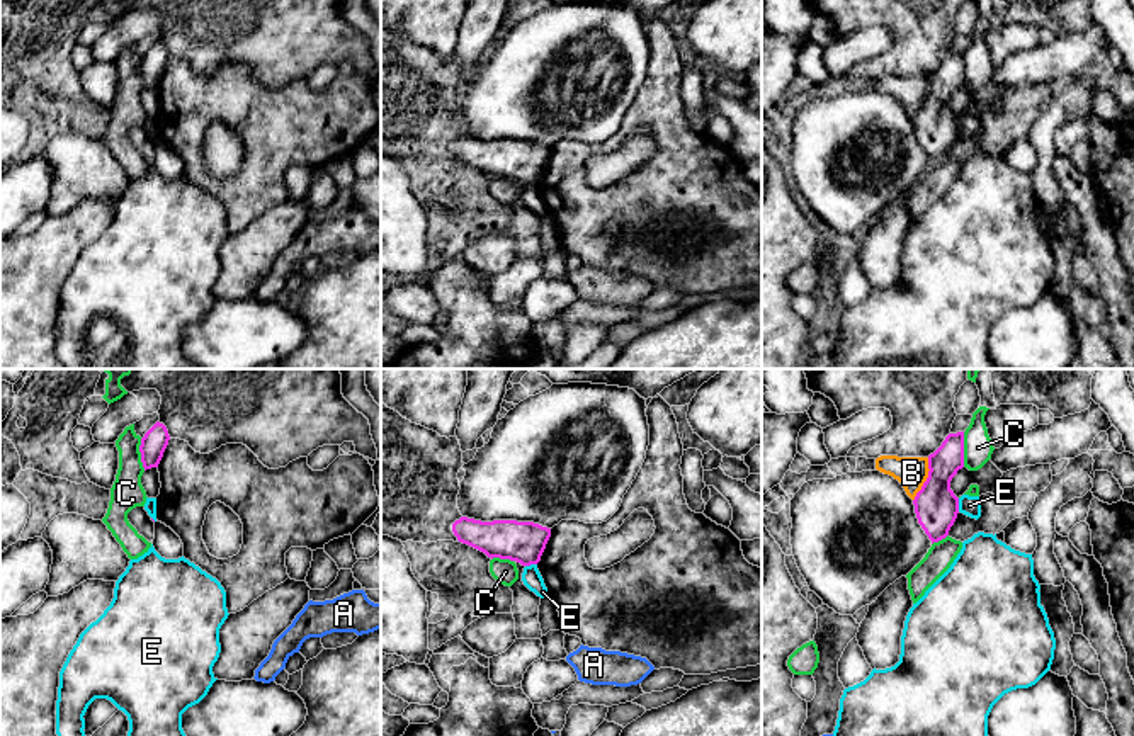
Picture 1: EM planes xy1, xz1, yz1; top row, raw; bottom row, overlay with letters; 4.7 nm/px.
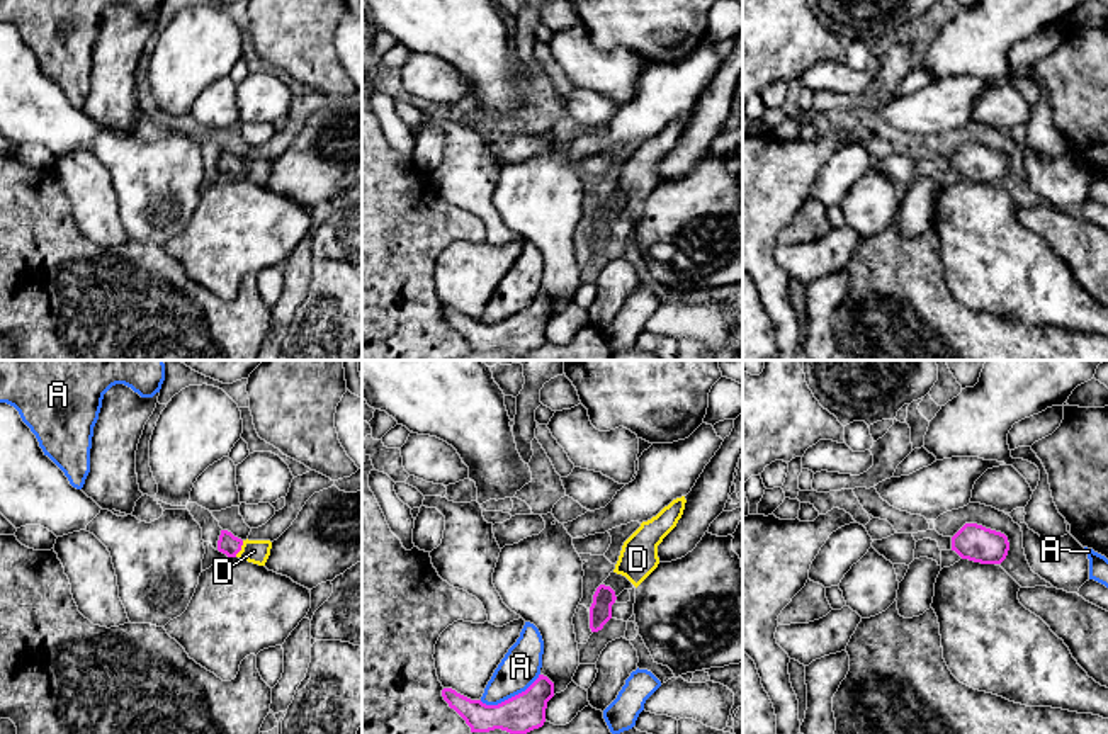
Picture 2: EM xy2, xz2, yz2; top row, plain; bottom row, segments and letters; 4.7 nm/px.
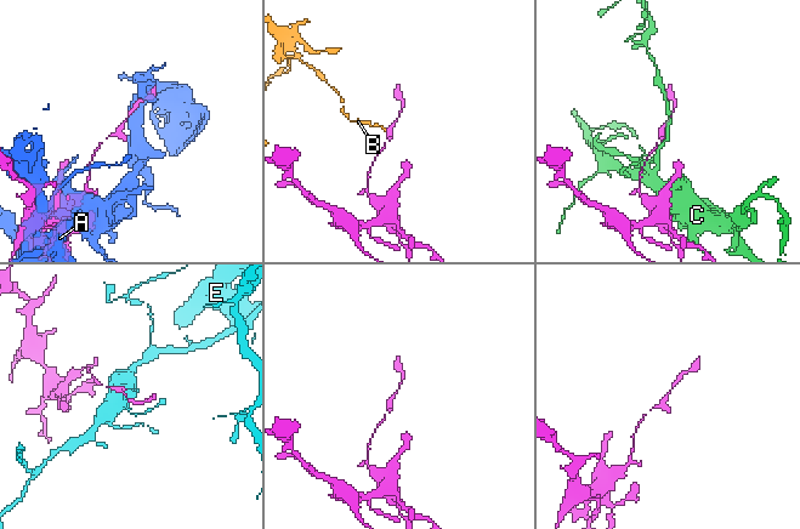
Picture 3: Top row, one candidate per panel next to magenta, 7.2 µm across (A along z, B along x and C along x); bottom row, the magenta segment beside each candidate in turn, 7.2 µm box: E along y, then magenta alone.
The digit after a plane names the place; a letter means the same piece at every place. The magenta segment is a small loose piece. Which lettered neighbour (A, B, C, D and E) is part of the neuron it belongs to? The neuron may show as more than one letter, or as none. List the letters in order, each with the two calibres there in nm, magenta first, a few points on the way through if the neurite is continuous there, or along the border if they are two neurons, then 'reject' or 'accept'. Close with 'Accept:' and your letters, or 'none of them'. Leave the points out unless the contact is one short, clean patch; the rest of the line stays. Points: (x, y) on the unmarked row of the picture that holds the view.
A: calibres 190 and 190 nm; reject
B: calibres 200 and 150 nm; border yz1 (929, 77), (929, 96), (913, 119); reject
C: calibres 150 and 140 nm; reject
D: calibres 100 and 110 nm; way xy2 (228, 163), (240, 169), (254, 170); accept
E: calibres 200 and 100 nm; border yz1 (958, 118), (959, 130); reject
Accept: D

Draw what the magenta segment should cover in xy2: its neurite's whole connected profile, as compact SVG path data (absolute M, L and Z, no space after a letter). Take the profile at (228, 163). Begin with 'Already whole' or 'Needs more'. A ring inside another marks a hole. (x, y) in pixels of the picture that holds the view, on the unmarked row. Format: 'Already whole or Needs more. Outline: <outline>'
Needs more. Outline: M221 150L218 160L219 172L226 173L228 177L240 177L258 185L265 185L270 168L270 160L241 160L228 150Z

